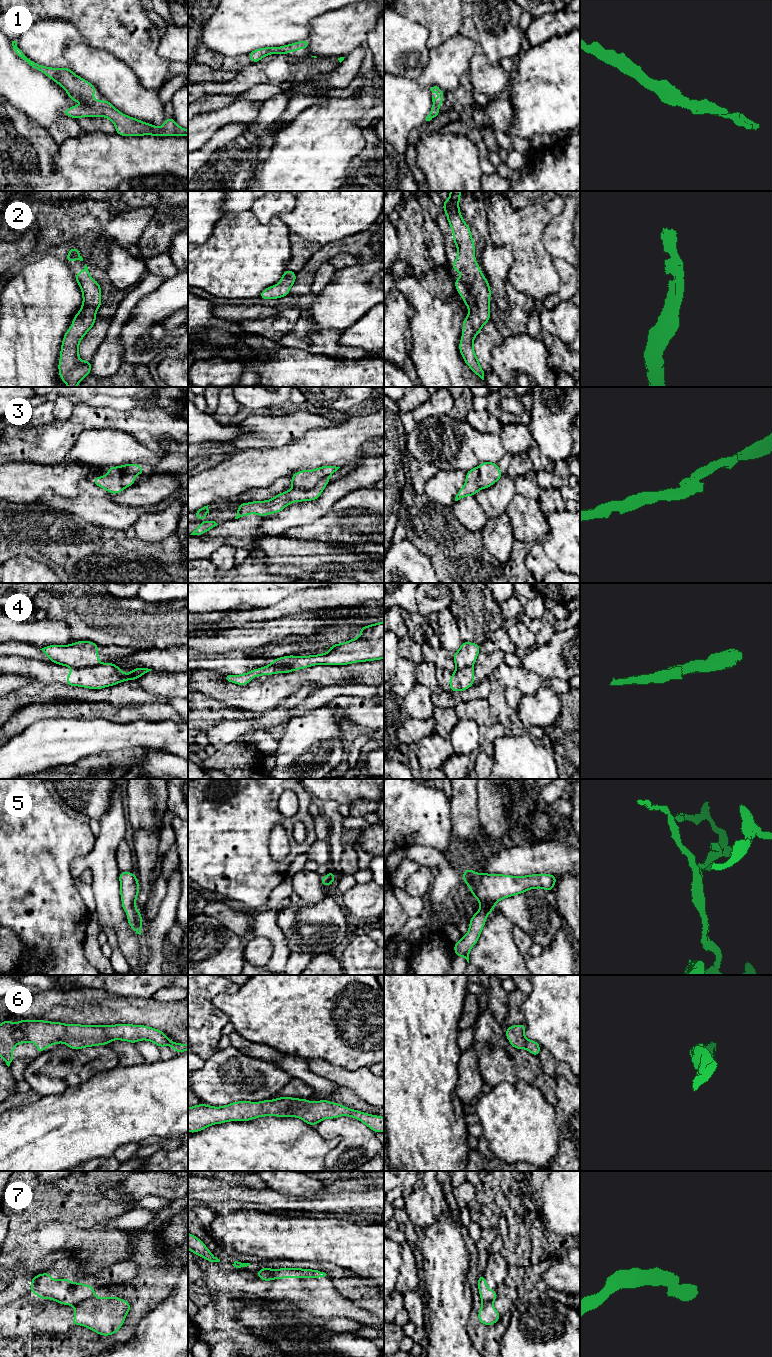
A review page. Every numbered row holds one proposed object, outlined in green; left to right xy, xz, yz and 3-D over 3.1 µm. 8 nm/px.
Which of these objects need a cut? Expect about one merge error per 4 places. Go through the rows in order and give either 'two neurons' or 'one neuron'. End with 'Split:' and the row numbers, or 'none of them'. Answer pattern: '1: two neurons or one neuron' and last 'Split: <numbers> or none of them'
1: one neuron
2: one neuron
3: two neurons
4: two neurons
5: one neuron
6: one neuron
7: two neurons
Split: 3, 4, 7

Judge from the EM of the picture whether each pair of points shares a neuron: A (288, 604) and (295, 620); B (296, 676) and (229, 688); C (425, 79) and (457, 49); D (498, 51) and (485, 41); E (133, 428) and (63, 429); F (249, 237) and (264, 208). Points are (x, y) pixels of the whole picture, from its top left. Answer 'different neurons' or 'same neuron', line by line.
A: different neurons
B: same neuron
C: same neuron
D: same neuron
E: same neuron
F: different neurons

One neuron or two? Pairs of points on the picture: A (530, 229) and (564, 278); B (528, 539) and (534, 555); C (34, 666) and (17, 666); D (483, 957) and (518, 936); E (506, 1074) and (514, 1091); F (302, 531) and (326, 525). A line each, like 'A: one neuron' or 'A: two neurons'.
A: two neurons
B: two neurons
C: one neuron
D: two neurons
E: two neurons
F: one neuron

